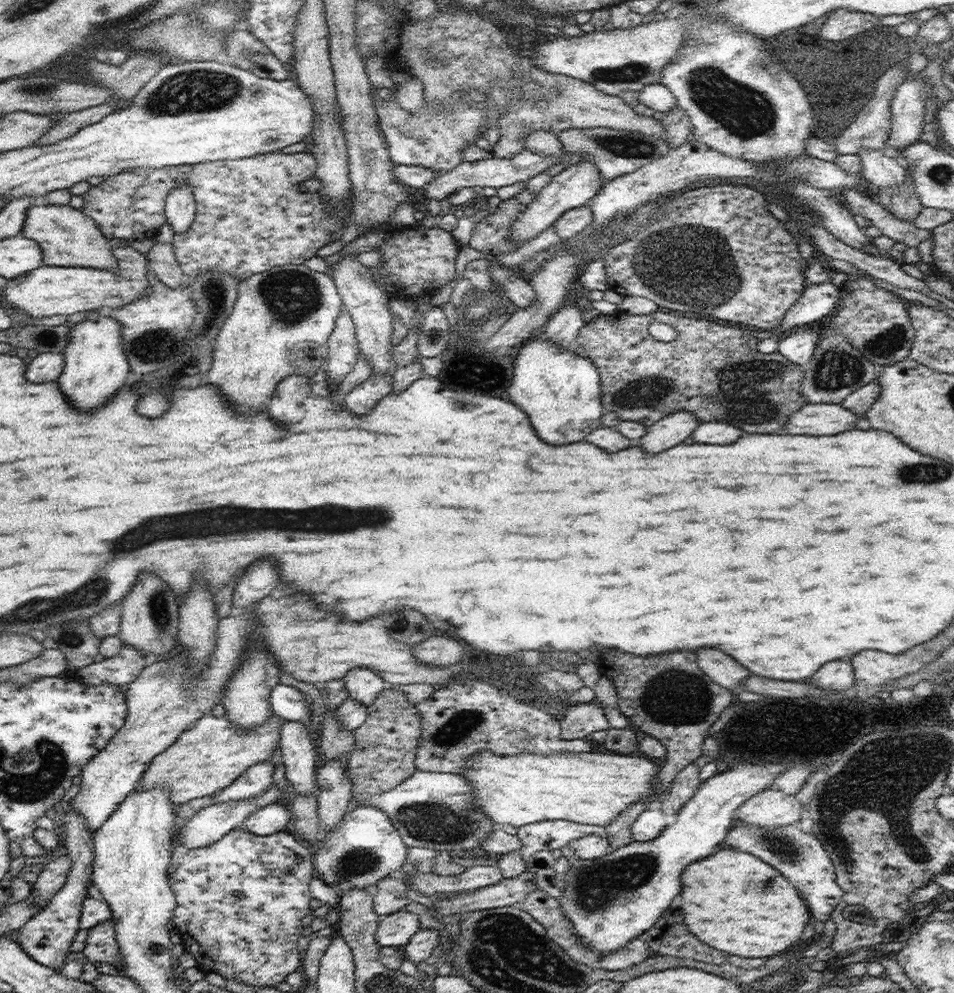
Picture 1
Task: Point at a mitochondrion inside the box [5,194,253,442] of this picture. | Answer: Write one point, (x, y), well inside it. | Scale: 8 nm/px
(214, 292)

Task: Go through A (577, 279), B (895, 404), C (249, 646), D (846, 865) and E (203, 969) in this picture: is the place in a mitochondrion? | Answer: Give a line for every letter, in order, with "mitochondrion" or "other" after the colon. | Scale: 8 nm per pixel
A: other
B: other
C: other
D: mitochondrion
E: other

